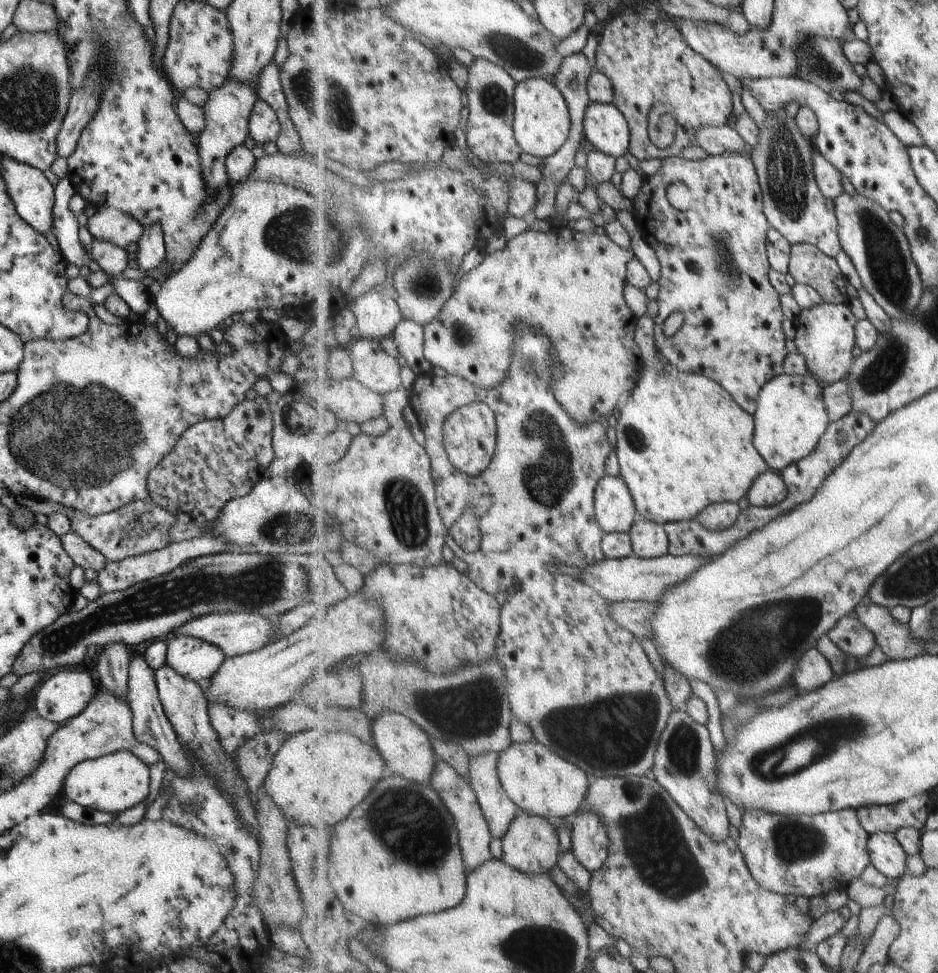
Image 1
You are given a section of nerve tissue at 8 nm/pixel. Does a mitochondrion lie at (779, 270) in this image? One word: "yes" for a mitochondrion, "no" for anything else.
no

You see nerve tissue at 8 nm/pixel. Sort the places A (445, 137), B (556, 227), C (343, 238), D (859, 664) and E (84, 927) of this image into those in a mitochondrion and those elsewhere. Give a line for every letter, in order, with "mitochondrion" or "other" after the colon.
A: other
B: other
C: mitochondrion
D: other
E: other

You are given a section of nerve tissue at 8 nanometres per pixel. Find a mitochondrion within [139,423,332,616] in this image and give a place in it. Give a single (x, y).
(283, 528)

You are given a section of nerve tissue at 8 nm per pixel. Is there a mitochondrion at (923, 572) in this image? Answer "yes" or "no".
yes

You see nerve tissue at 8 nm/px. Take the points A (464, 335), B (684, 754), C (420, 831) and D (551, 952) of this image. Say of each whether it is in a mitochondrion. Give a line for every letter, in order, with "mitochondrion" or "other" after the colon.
A: mitochondrion
B: mitochondrion
C: mitochondrion
D: mitochondrion

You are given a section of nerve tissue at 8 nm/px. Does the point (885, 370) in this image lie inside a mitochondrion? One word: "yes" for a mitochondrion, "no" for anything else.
yes

